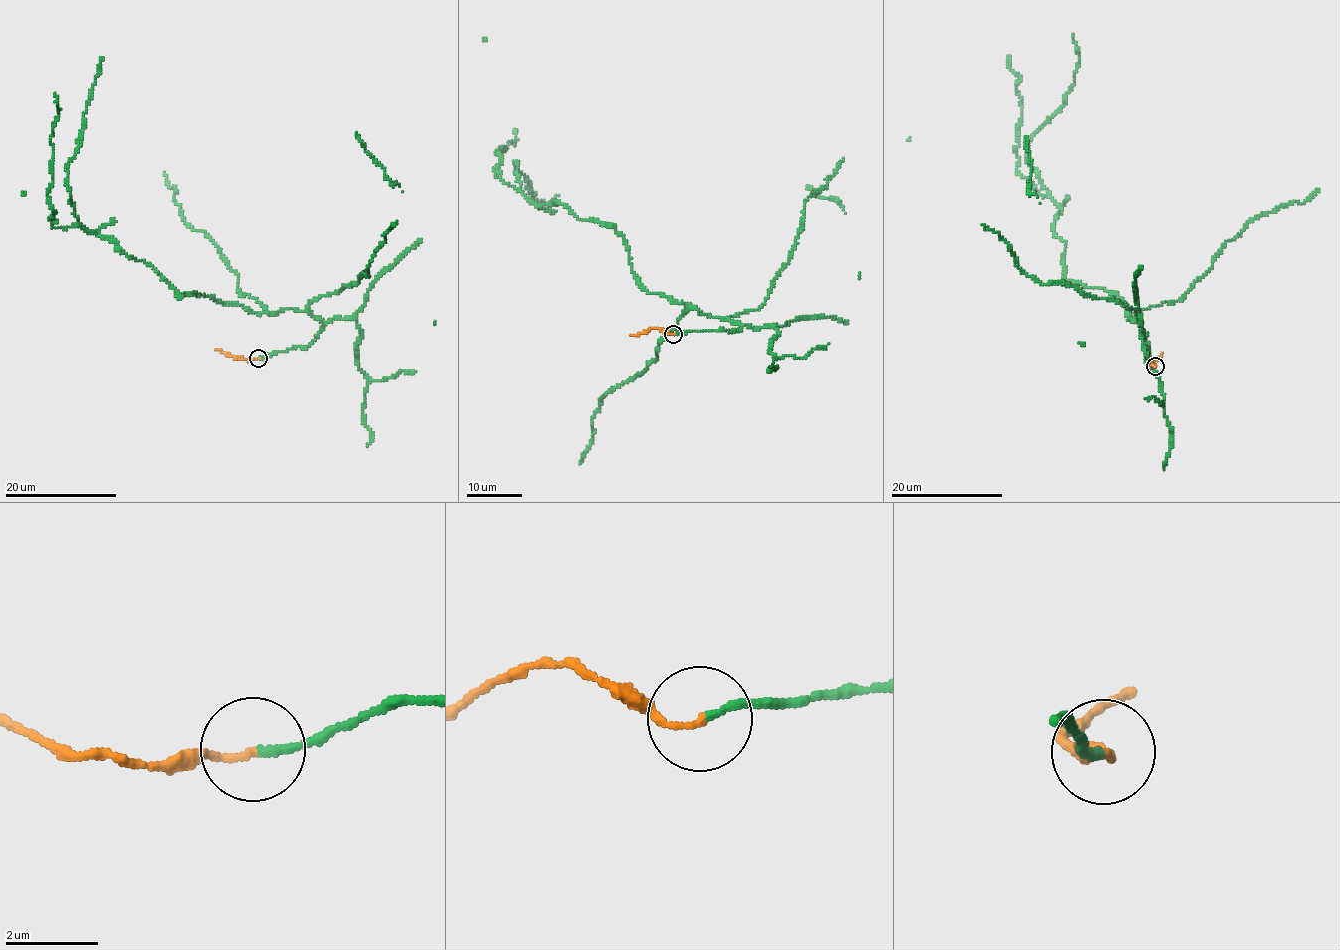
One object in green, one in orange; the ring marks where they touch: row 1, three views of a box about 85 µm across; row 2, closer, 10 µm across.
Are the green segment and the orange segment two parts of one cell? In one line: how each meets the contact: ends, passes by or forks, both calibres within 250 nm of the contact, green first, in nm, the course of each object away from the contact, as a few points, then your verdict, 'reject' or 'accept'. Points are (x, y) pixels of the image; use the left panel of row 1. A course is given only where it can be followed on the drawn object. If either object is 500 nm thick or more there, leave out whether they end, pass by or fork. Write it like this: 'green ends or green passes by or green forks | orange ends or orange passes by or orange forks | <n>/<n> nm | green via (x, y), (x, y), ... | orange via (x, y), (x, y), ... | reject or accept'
green ends | orange ends | 170/140 nm | green via (259, 358), (306, 347), (324, 323), (305, 310), (251, 313), (180, 294), (79, 222), (66, 168), (101, 56) | orange via (259, 358), (236, 359), (216, 349) | accept

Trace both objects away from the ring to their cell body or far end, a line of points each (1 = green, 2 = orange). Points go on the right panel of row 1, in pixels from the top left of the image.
1: (1155, 366), (1141, 319), (1117, 295), (1064, 280), (1060, 206), (1026, 160), (1073, 82), (1072, 33)
2: (1155, 366), (1151, 363), (1163, 352)

